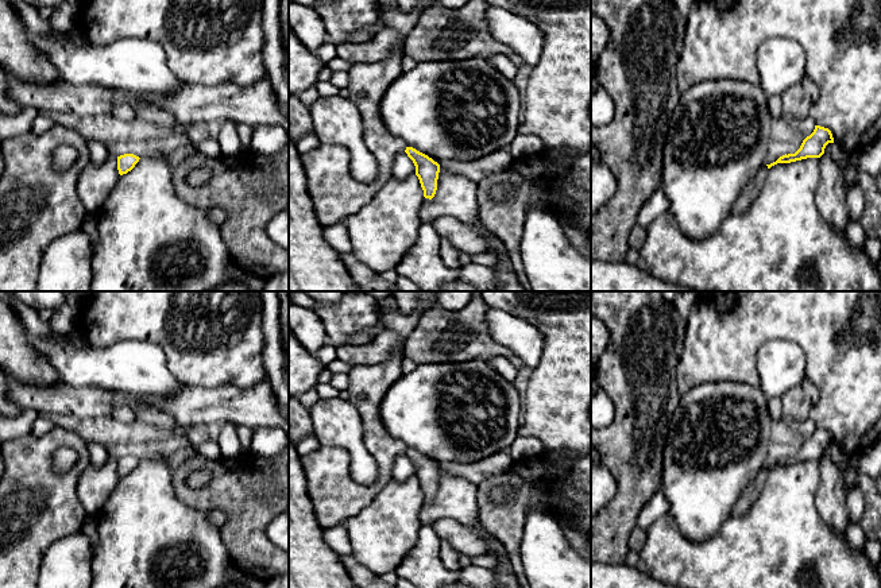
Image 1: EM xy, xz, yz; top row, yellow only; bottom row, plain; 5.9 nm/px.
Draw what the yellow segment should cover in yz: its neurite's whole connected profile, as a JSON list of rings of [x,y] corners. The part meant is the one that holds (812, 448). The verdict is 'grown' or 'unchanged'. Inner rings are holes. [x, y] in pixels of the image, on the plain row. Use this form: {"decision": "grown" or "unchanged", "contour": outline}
{"decision": "unchanged", "contour": [[[815,428],[814,434],[803,442],[800,450],[795,456],[785,456],[776,464],[766,468],[770,471],[777,465],[791,465],[807,460],[820,460],[824,456],[824,450],[828,445],[834,445],[831,433],[828,430]]]}

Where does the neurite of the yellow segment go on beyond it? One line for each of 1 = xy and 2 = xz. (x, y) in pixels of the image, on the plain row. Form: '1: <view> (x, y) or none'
1: none
2: none

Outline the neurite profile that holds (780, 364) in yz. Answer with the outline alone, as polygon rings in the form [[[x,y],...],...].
[[[769,340],[757,353],[757,375],[766,399],[780,396],[805,379],[805,355],[799,343]]]

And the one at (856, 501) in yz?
[[[857,486],[851,487],[851,490],[847,492],[847,510],[849,522],[858,523],[863,515],[865,496],[861,488]]]

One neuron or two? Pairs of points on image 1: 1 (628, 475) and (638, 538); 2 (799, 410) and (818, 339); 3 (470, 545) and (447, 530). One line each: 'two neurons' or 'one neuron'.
1: two neurons
2: two neurons
3: one neuron

